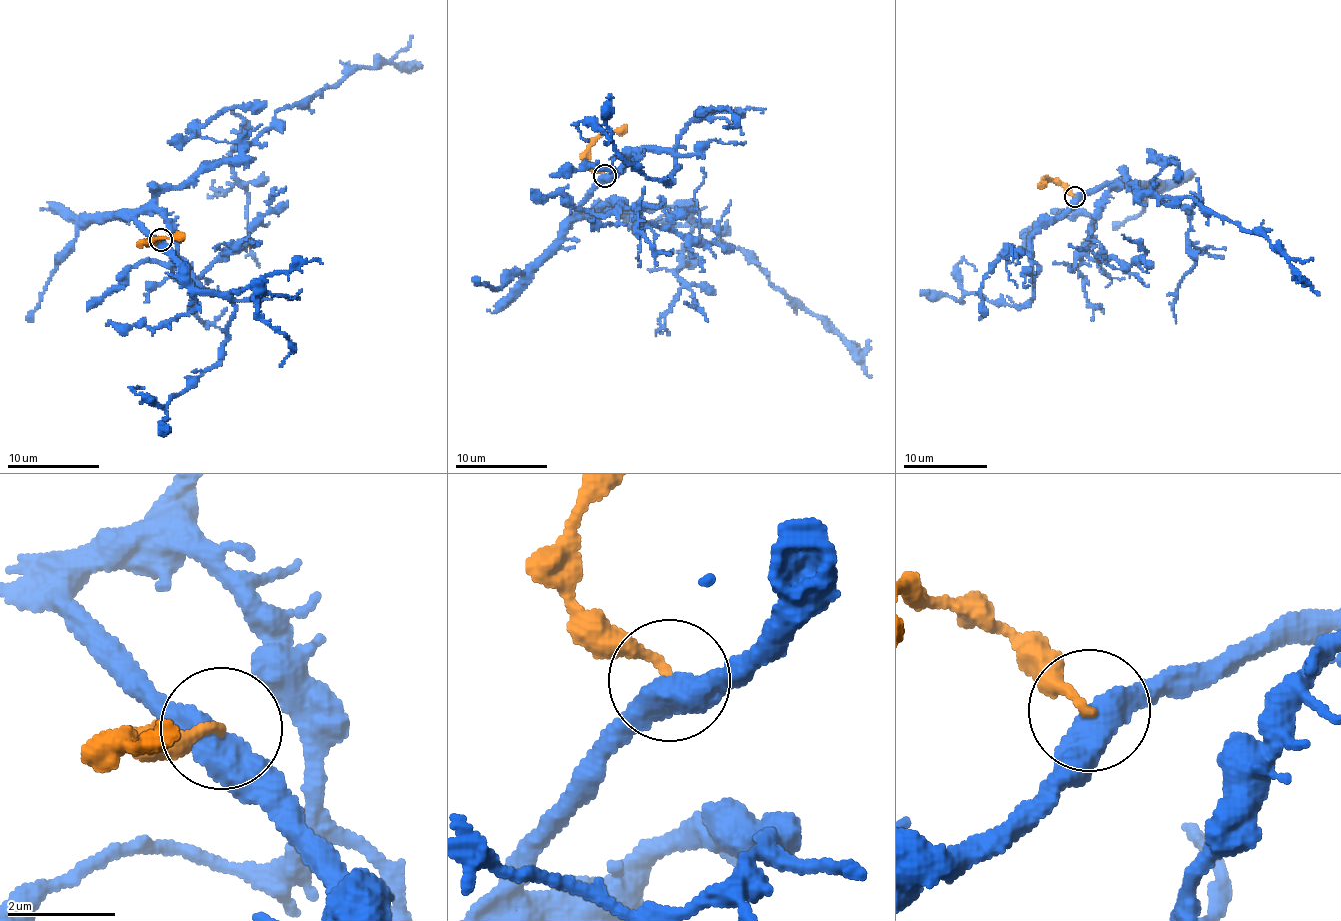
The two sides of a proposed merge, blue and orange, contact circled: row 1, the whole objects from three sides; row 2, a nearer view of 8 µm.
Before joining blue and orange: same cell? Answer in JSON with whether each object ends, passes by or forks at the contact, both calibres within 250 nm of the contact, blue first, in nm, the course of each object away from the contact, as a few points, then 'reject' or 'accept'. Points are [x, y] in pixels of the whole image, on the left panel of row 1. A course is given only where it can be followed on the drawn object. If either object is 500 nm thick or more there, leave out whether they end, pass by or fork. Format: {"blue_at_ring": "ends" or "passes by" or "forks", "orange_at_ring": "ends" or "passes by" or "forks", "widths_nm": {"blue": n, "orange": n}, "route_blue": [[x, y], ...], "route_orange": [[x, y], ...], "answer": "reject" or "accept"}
{"widths_nm": {"blue": 500, "orange": 200}, "route_blue": [[160, 240], [134, 216], [163, 189], [232, 163], [277, 111], [358, 69], [385, 60], [421, 67]], "route_orange": [[160, 240], [177, 238], [184, 233]], "answer": "reject"}

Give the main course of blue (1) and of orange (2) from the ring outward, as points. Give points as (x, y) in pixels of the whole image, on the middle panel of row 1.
1: (604, 176), (578, 211), (601, 214), (677, 207), (713, 229), (806, 310), (833, 327), (871, 377)
2: (604, 176), (590, 162), (590, 149), (601, 135), (619, 131), (626, 126)

